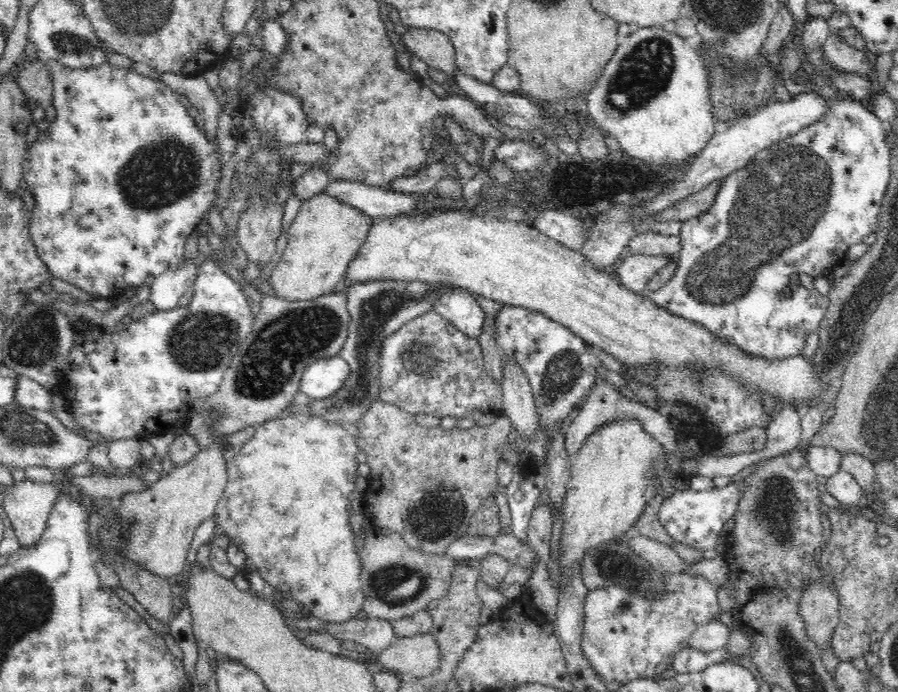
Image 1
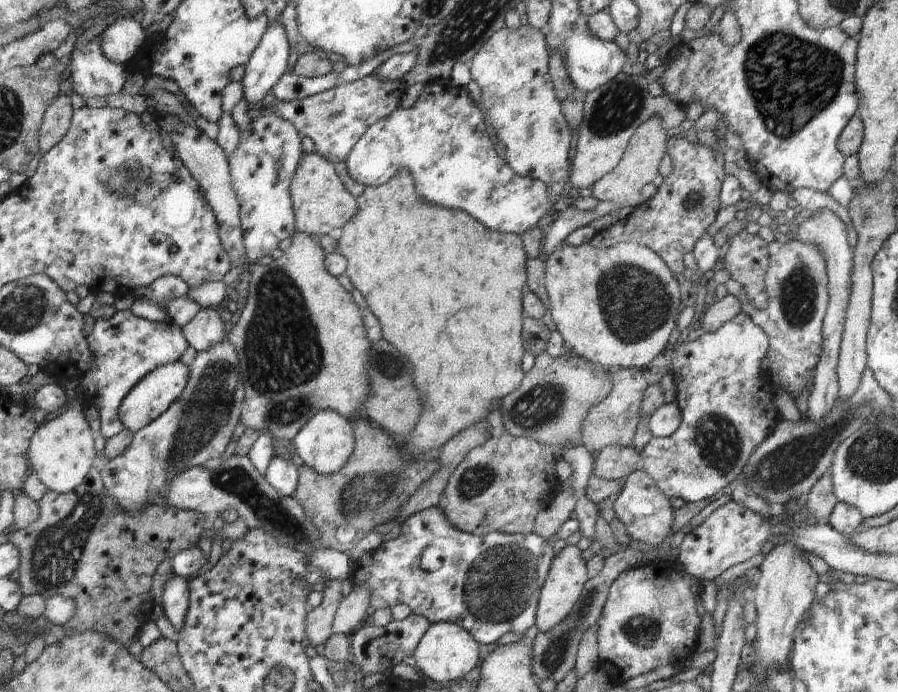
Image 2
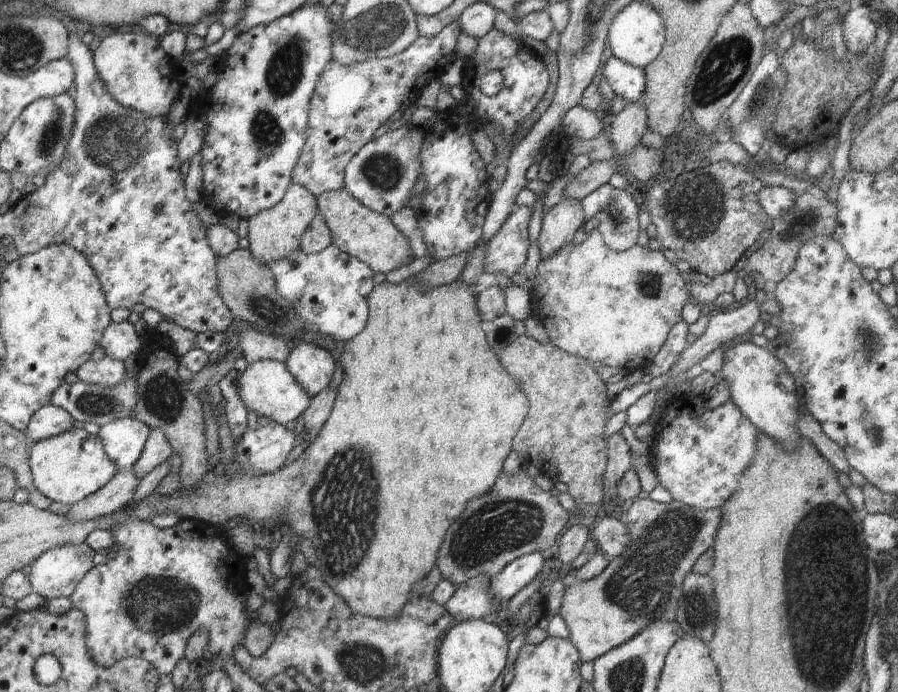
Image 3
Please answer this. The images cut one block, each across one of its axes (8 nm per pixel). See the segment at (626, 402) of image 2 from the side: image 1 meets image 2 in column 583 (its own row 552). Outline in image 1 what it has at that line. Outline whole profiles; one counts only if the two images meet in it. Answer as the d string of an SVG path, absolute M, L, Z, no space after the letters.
M378 399L375 403L372 403L369 411L366 411L365 415L362 415L361 419L355 425L359 432L358 437L355 438L358 448L361 452L367 454L366 462L371 468L371 473L367 478L366 489L360 495L362 498L362 511L368 520L369 528L378 531L382 535L400 533L404 541L406 541L406 544L408 544L408 547L418 549L418 551L422 551L422 553L434 553L436 555L443 555L446 553L448 546L450 546L454 540L467 534L472 515L482 502L484 502L484 499L494 494L499 486L497 464L502 458L502 449L506 446L508 434L510 434L510 419L502 414L488 426L481 427L475 425L470 429L458 429L458 427L443 428L441 425L437 427L422 427L420 424L416 423L416 418L412 413L403 411L402 408L395 404L385 403Z

